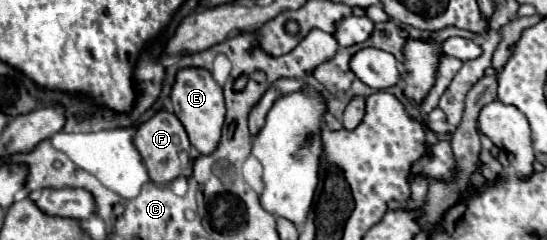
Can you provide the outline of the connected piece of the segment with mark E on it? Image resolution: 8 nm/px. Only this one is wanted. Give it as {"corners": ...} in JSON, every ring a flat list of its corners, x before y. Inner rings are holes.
{"corners":[[186,67,176,73,174,85,170,93,173,103,174,113,184,125,190,143,202,153,208,155,218,147,220,133,222,133,222,123,225,121,225,101,223,89,214,81,212,73,208,69,200,67]]}

